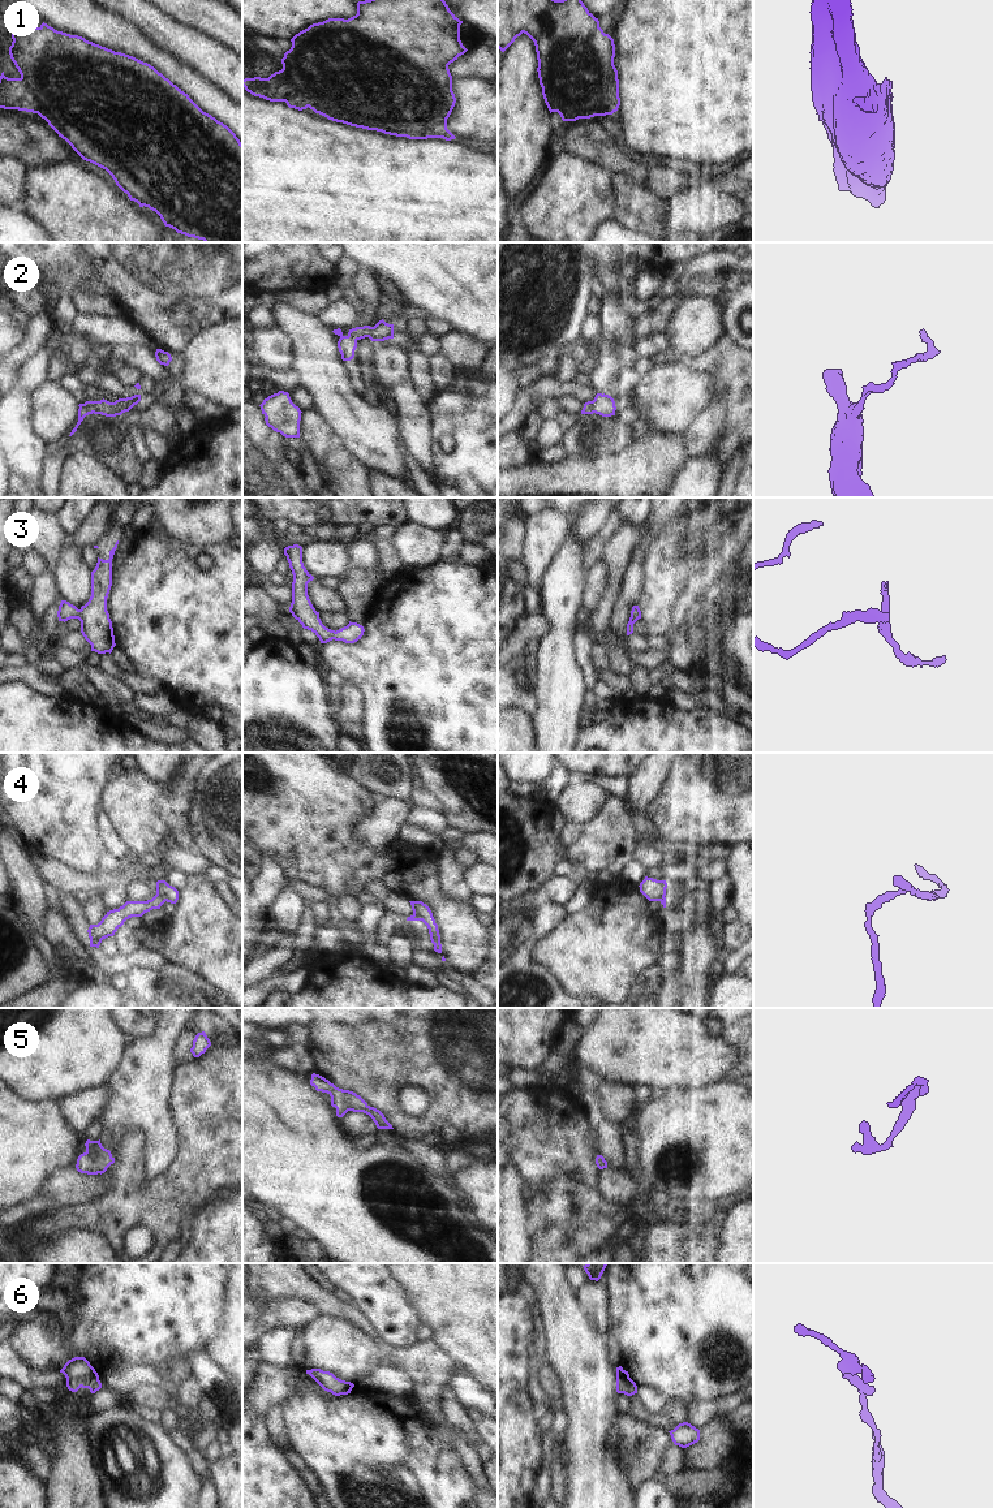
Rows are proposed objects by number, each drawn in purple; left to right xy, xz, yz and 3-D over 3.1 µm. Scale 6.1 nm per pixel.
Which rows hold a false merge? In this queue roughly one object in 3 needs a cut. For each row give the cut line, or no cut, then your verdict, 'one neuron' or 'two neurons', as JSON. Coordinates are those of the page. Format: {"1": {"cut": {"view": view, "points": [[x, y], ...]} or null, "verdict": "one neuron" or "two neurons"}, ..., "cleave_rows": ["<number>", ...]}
{"1": {"cut": null, "verdict": "one neuron"}, "2": {"cut": {"view": "xy", "points": [[95, 401], [91, 412]]}, "verdict": "two neurons"}, "3": {"cut": null, "verdict": "one neuron"}, "4": {"cut": {"view": "xy", "points": [[157, 893], [166, 900]]}, "verdict": "two neurons"}, "5": {"cut": null, "verdict": "one neuron"}, "6": {"cut": null, "verdict": "one neuron"}, "cleave_rows": ["2", "4"]}

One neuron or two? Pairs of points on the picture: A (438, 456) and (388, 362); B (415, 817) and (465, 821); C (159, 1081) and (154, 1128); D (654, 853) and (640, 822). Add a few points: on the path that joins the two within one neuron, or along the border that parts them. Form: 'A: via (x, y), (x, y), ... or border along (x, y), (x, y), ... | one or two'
A: border along (428, 413), (430, 452), (435, 473) | two
B: border along (439, 810), (448, 826) | two
C: via (154, 1093), (154, 1116) | one
D: border along (654, 844), (661, 848) | two

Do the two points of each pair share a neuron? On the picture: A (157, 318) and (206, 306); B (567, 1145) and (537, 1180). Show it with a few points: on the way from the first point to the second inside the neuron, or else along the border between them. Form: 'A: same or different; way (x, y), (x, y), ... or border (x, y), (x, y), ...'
A: same; way (167, 305), (172, 300), (193, 300)
B: same; way (567, 1158), (567, 1168), (554, 1181), (550, 1181)

